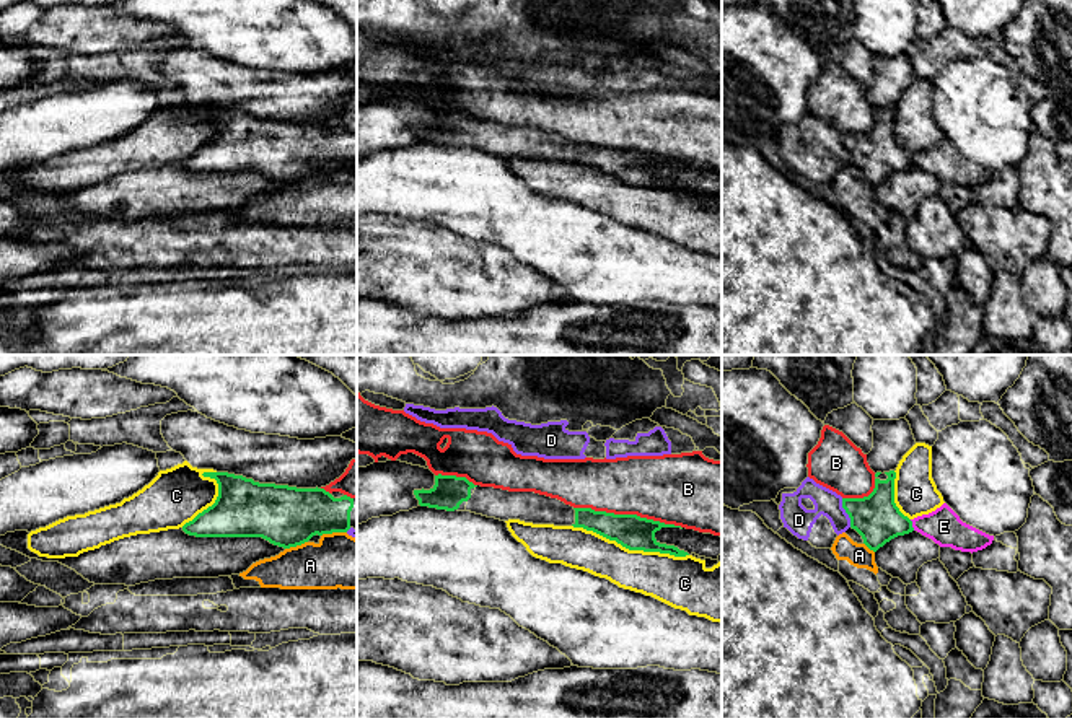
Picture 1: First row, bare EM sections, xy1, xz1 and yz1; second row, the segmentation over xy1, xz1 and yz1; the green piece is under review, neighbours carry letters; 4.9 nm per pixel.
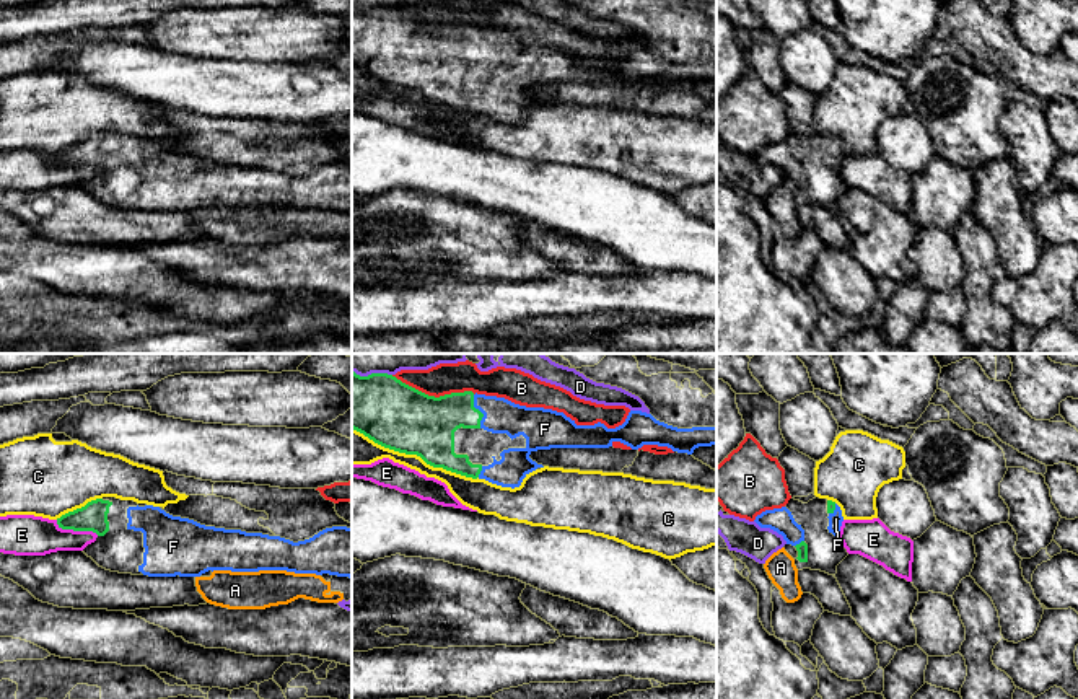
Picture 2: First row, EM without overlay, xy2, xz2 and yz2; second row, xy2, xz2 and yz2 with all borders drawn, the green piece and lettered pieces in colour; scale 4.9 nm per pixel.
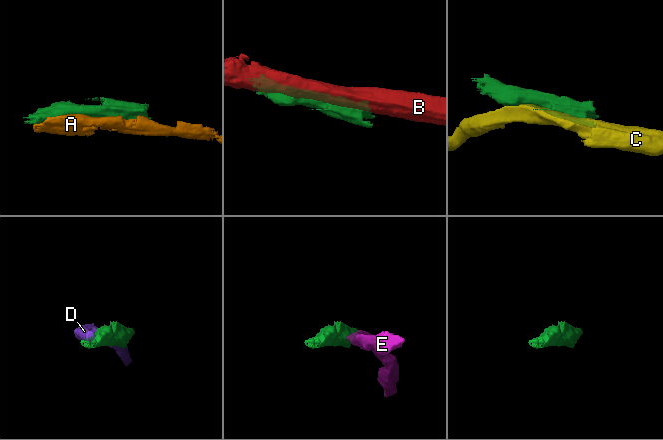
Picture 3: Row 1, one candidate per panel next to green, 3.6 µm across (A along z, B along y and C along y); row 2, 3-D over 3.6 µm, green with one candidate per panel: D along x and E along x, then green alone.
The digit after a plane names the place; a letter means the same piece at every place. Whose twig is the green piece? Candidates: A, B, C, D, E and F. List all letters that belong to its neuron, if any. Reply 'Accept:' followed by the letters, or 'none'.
Accept: F

